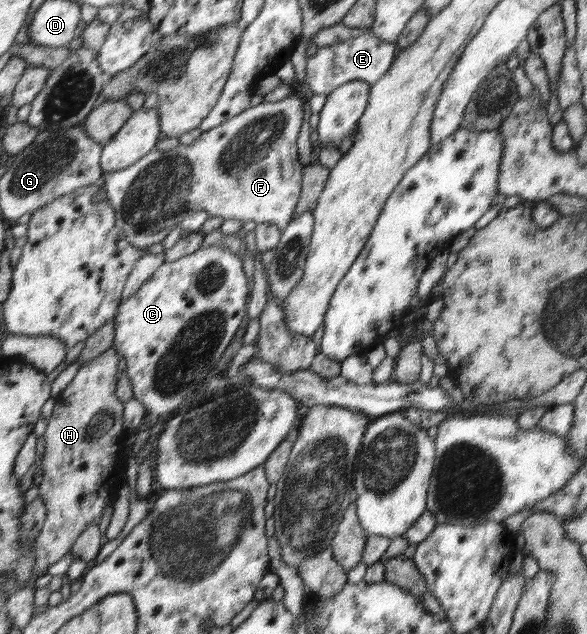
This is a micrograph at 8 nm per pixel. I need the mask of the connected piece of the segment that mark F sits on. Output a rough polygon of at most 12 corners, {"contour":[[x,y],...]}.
{"contour":[[298,90],[105,173],[134,246],[193,210],[294,219]]}

